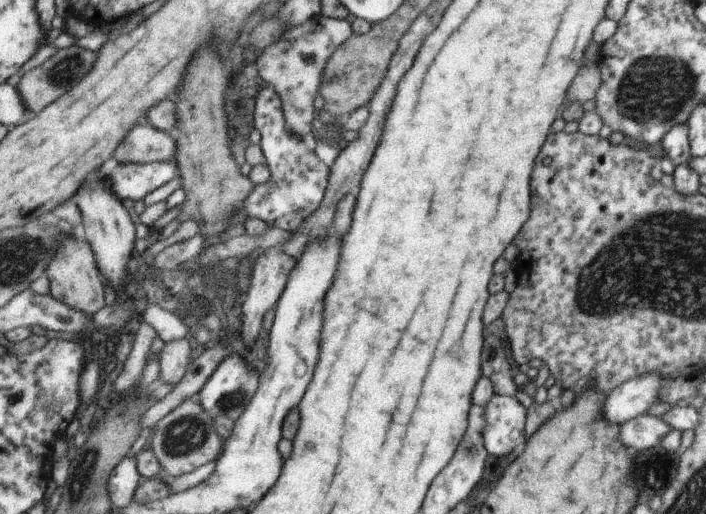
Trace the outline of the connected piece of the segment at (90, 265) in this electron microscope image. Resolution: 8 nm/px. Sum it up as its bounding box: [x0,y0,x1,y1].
[47,237,106,315]

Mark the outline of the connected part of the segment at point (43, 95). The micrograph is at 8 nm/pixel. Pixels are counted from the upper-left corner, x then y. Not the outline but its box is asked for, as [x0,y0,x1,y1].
[17,45,98,114]

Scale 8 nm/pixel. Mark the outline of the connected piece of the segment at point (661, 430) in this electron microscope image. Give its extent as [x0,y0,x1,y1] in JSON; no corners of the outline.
[624,414,672,450]

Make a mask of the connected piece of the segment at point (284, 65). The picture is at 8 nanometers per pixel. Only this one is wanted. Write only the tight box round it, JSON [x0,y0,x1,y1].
[256,14,353,139]

